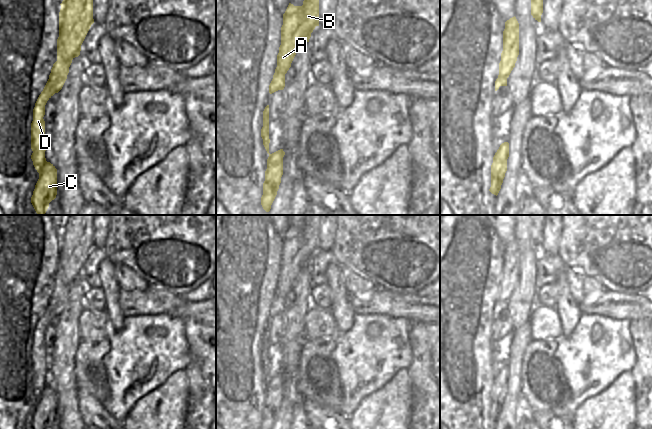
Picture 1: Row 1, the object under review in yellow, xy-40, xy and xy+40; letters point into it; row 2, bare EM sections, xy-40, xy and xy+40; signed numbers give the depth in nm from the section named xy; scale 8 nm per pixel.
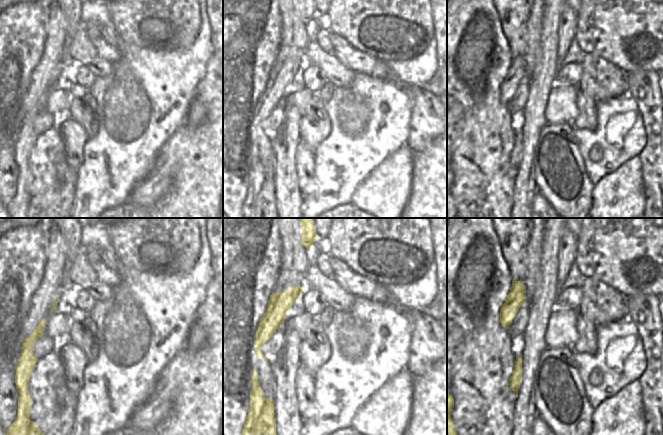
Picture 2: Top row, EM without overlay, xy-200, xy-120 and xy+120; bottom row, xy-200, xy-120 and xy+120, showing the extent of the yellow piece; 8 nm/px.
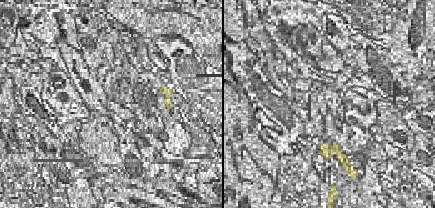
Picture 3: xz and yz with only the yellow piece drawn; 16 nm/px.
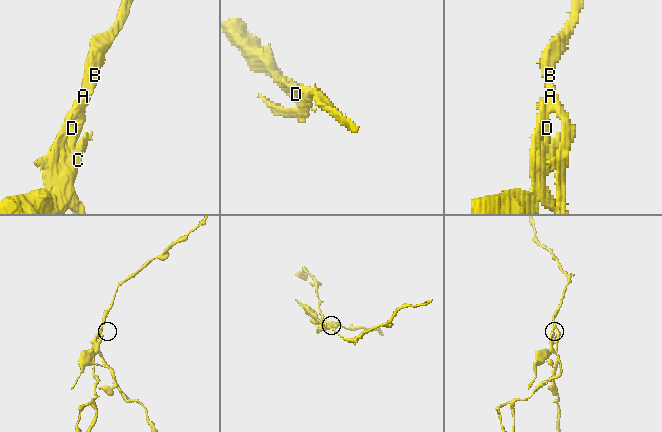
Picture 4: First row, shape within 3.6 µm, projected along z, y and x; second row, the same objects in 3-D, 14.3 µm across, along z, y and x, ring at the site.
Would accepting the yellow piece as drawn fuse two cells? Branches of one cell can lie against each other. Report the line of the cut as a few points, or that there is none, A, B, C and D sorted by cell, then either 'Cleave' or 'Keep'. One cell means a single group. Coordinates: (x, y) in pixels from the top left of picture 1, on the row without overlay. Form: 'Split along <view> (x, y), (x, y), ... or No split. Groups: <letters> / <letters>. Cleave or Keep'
Split along xy-40 (57, 271), (62, 269), (74, 281). Groups: A B / C D. Cleave.

